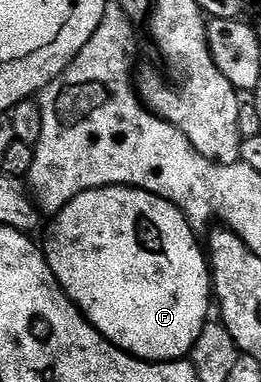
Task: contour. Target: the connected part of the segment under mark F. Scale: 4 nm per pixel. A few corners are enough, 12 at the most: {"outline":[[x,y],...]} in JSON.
{"outline":[[136,187],[50,220],[53,277],[115,347],[183,361],[209,322],[196,228]]}

